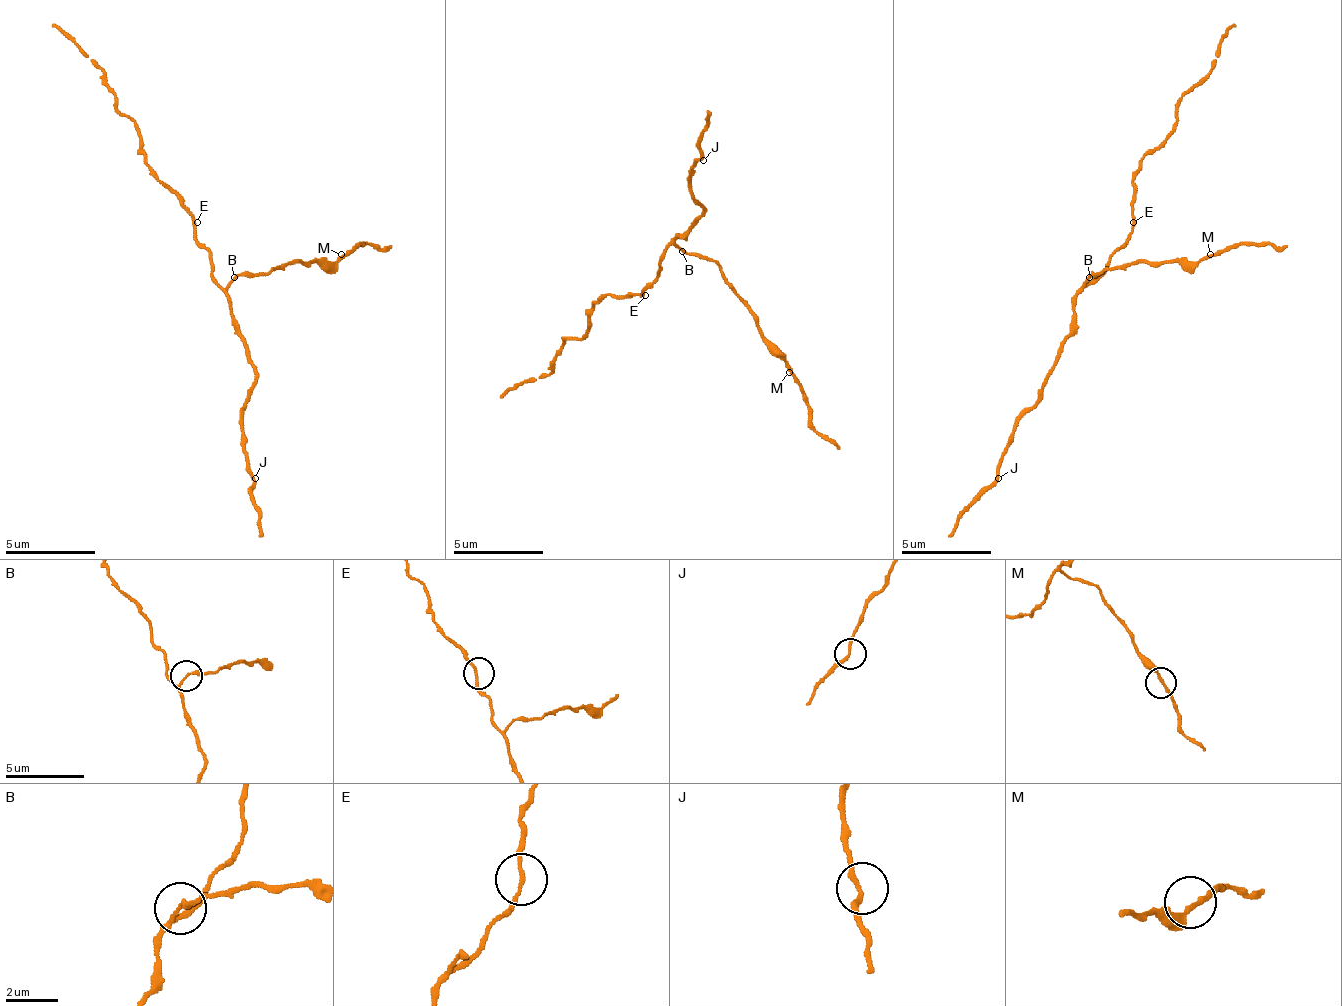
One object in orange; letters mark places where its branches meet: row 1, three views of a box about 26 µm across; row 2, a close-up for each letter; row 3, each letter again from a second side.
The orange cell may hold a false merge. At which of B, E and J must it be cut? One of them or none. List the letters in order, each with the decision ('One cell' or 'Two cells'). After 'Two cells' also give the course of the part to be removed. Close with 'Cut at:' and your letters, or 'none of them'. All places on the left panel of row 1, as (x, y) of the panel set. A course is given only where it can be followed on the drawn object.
B: One cell
E: One cell
J: One cell
Cut at: none of them

